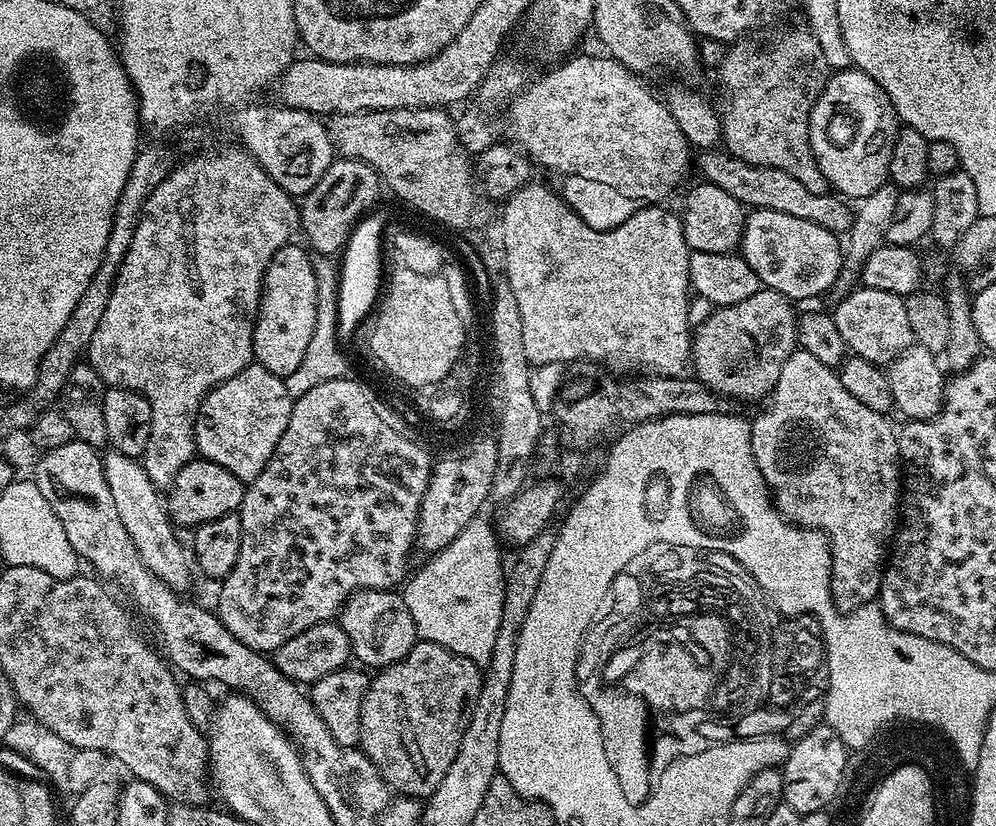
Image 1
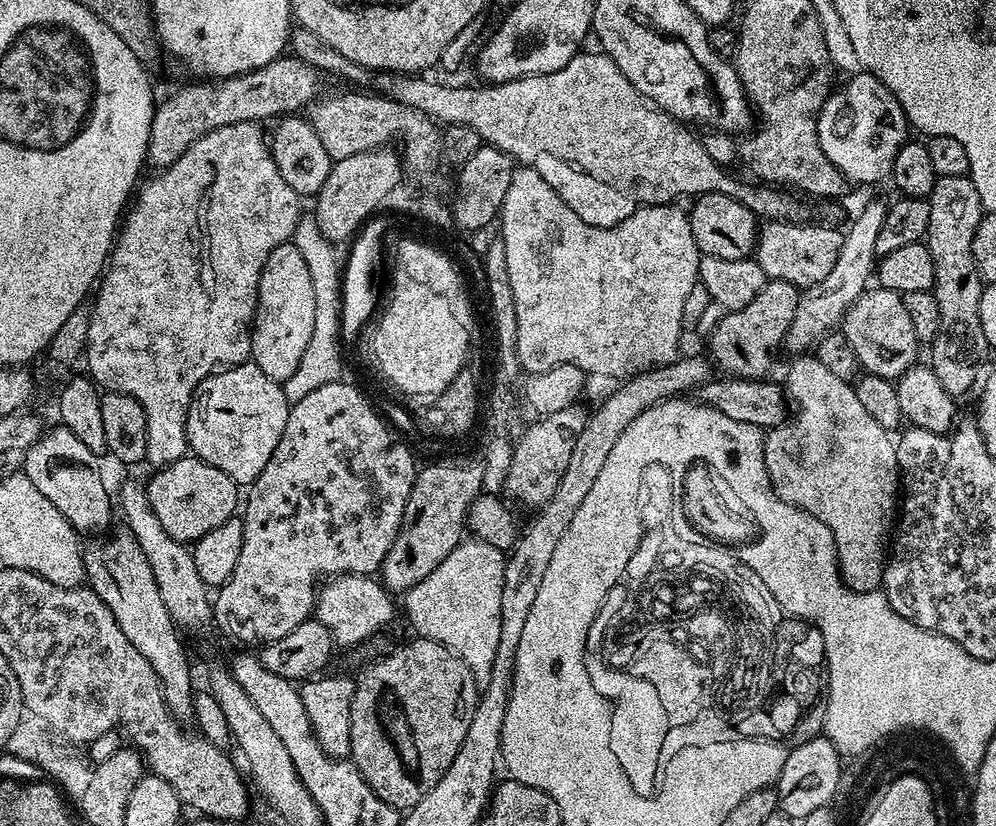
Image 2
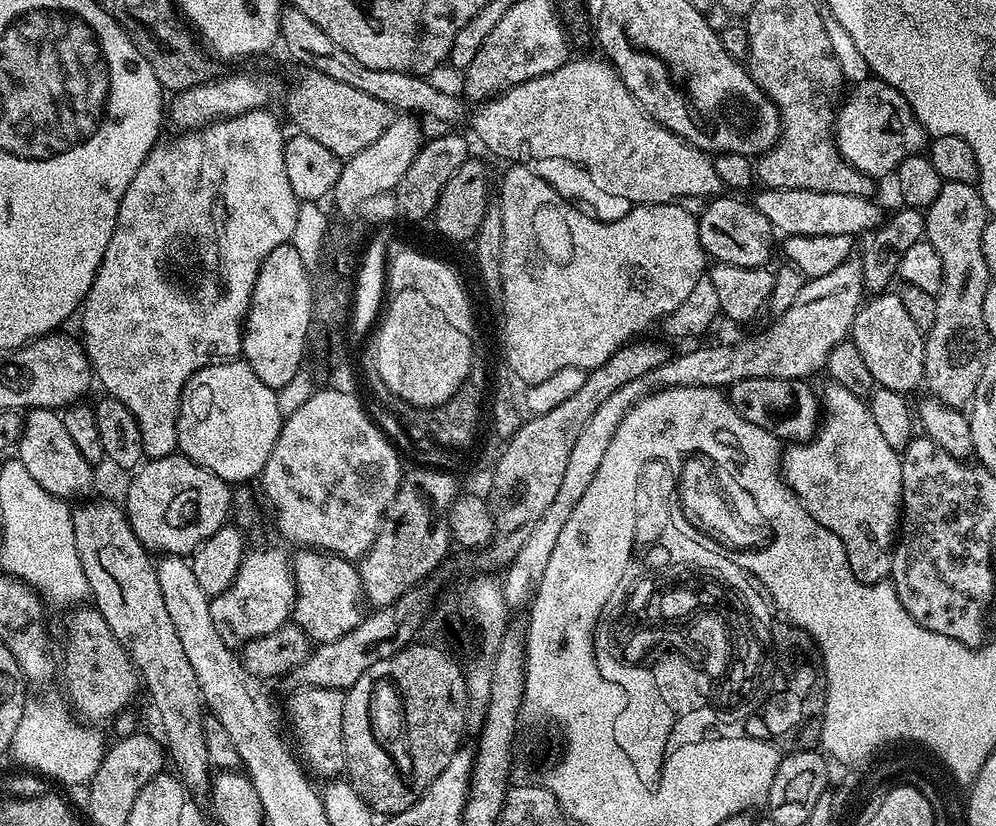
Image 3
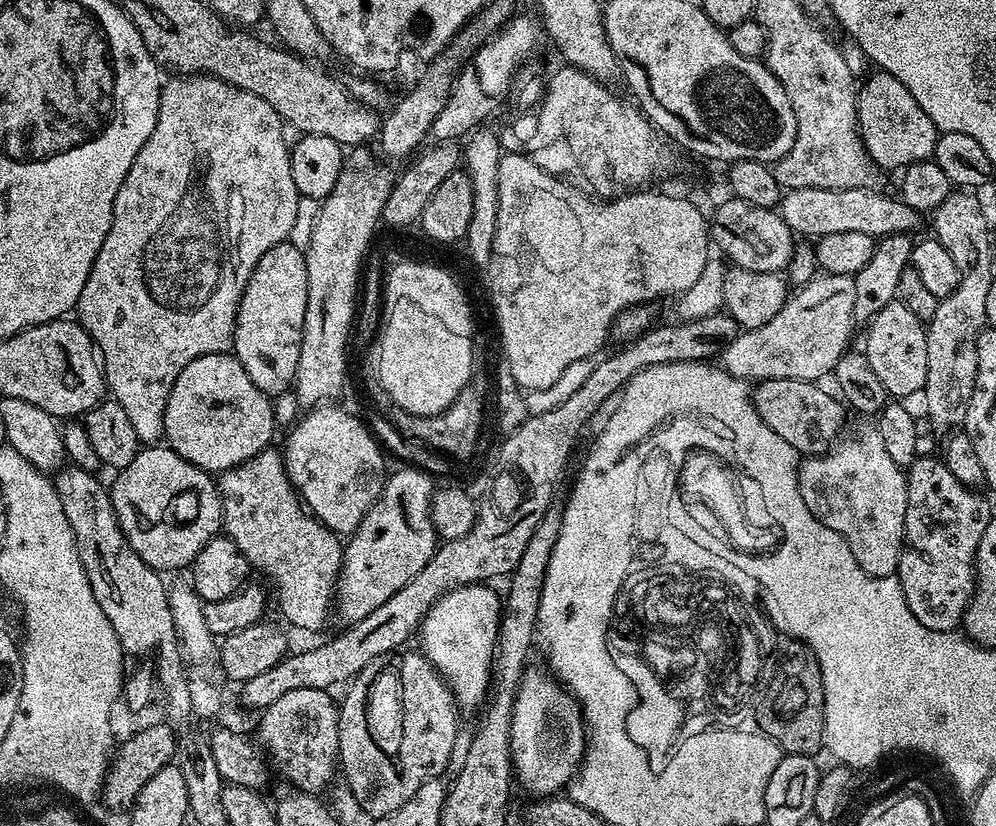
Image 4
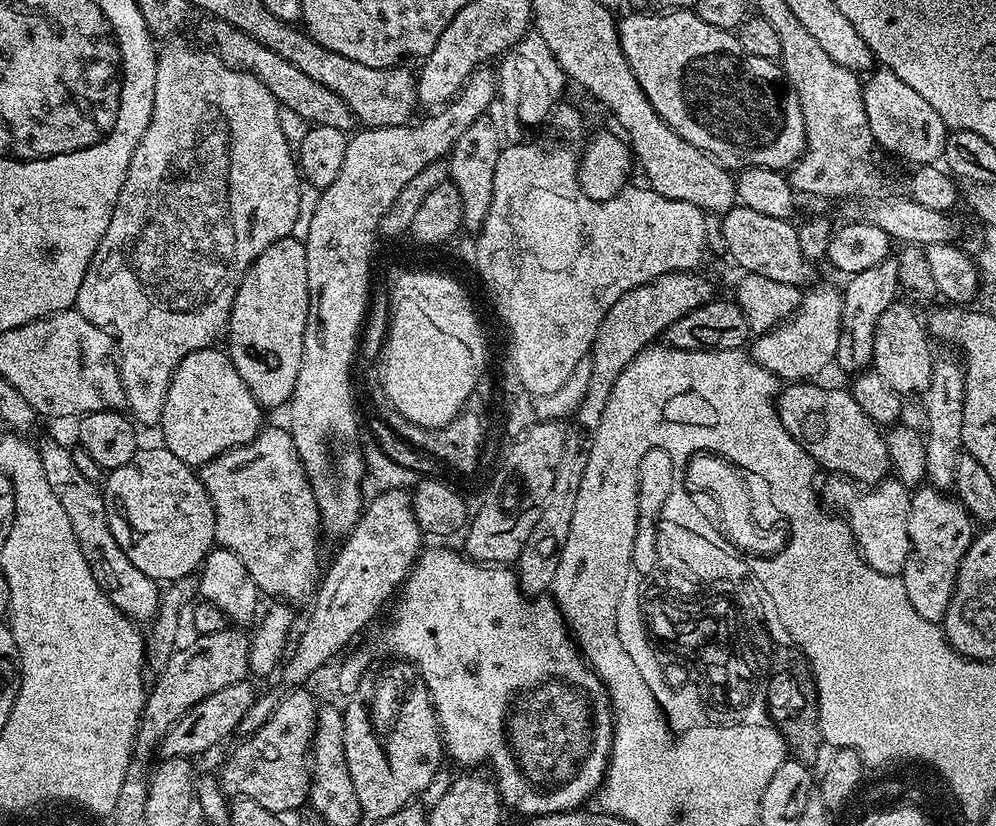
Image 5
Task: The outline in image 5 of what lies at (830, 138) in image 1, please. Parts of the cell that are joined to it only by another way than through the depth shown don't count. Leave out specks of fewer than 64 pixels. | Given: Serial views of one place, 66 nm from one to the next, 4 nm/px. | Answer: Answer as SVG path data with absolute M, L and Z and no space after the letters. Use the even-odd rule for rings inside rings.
M877 67L867 79L862 84L866 122L870 122L870 134L874 134L878 147L889 157L909 160L912 166L936 164L943 154L946 135L946 126L942 118L938 118L938 110L888 68Z

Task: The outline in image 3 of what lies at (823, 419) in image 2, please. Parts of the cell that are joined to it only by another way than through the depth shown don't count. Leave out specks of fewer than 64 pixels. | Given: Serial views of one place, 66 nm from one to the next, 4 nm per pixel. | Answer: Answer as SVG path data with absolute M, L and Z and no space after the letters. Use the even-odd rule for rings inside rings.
M829 383L828 389L822 392L822 419L819 421L816 435L810 440L803 442L792 442L783 449L782 452L782 475L784 483L791 488L796 497L799 498L801 506L815 518L822 526L826 526L826 530L830 530L833 534L844 543L846 550L846 558L850 562L850 570L854 570L854 574L863 584L873 584L879 580L888 580L892 570L892 549L898 539L898 525L902 519L902 466L900 465L901 453L896 452L886 442L886 438L882 438L882 434L875 424L874 418L870 414L867 403L861 397L850 394L850 390L846 390L842 386Z

